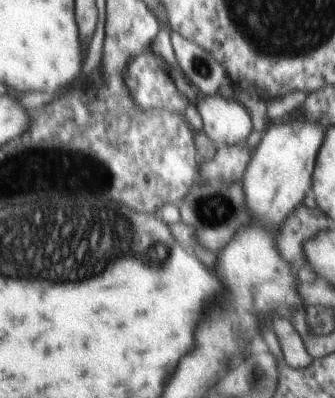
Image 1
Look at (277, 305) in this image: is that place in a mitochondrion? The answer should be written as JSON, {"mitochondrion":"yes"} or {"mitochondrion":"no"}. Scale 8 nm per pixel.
{"mitochondrion":"yes"}

